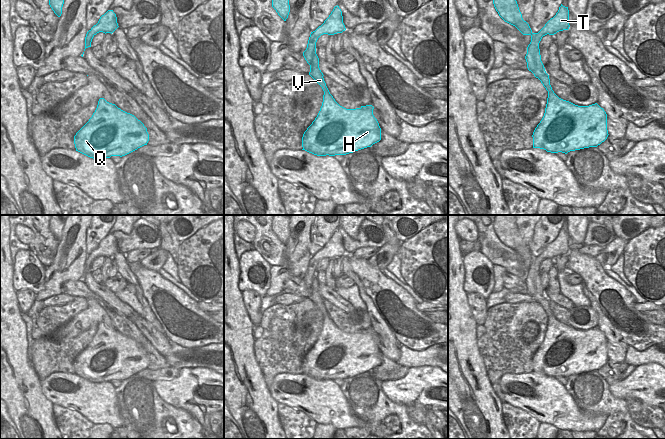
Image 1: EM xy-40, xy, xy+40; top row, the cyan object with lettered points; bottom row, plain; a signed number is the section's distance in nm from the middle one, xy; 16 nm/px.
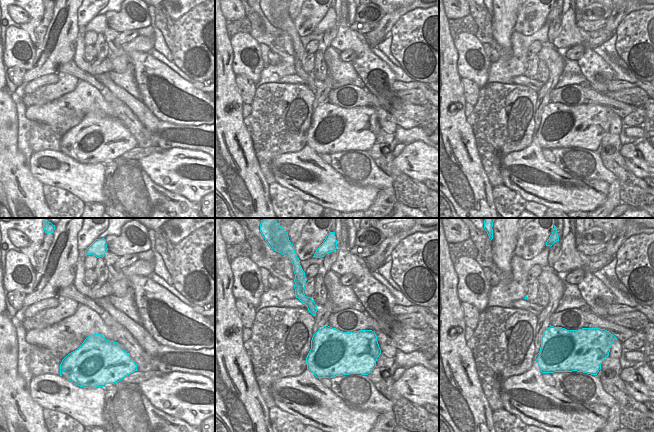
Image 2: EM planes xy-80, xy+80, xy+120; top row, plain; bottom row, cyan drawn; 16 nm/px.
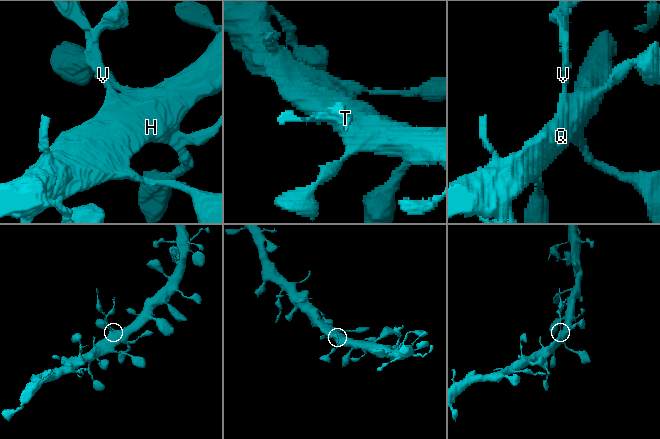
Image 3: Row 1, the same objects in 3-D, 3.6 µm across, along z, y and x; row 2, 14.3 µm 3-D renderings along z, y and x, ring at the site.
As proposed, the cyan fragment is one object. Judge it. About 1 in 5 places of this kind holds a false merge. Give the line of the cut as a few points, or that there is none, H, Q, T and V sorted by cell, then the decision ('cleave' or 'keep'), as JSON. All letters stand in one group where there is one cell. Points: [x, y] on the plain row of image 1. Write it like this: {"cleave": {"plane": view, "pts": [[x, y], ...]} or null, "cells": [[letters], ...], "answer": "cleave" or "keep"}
{"cleave": {"plane": "xy", "pts": [[327, 313], [324, 317]]}, "cells": [["H", "Q"], ["T", "V"]], "answer": "cleave"}

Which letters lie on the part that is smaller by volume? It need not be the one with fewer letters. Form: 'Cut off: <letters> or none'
Cut off: T, V

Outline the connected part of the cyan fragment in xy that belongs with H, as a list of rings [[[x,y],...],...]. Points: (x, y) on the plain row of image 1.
[[[327,314],[320,335],[302,361],[302,374],[317,380],[346,379],[381,364],[372,329],[356,333],[340,330]]]

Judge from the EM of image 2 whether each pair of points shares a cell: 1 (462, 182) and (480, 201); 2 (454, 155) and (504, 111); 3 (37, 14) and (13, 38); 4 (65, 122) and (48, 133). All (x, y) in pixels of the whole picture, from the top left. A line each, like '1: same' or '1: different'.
1: same
2: different
3: different
4: different

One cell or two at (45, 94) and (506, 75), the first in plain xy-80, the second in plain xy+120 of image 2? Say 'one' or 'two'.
two

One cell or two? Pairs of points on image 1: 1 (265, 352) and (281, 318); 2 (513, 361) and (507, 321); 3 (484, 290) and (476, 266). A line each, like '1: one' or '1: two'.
1: one
2: one
3: one

